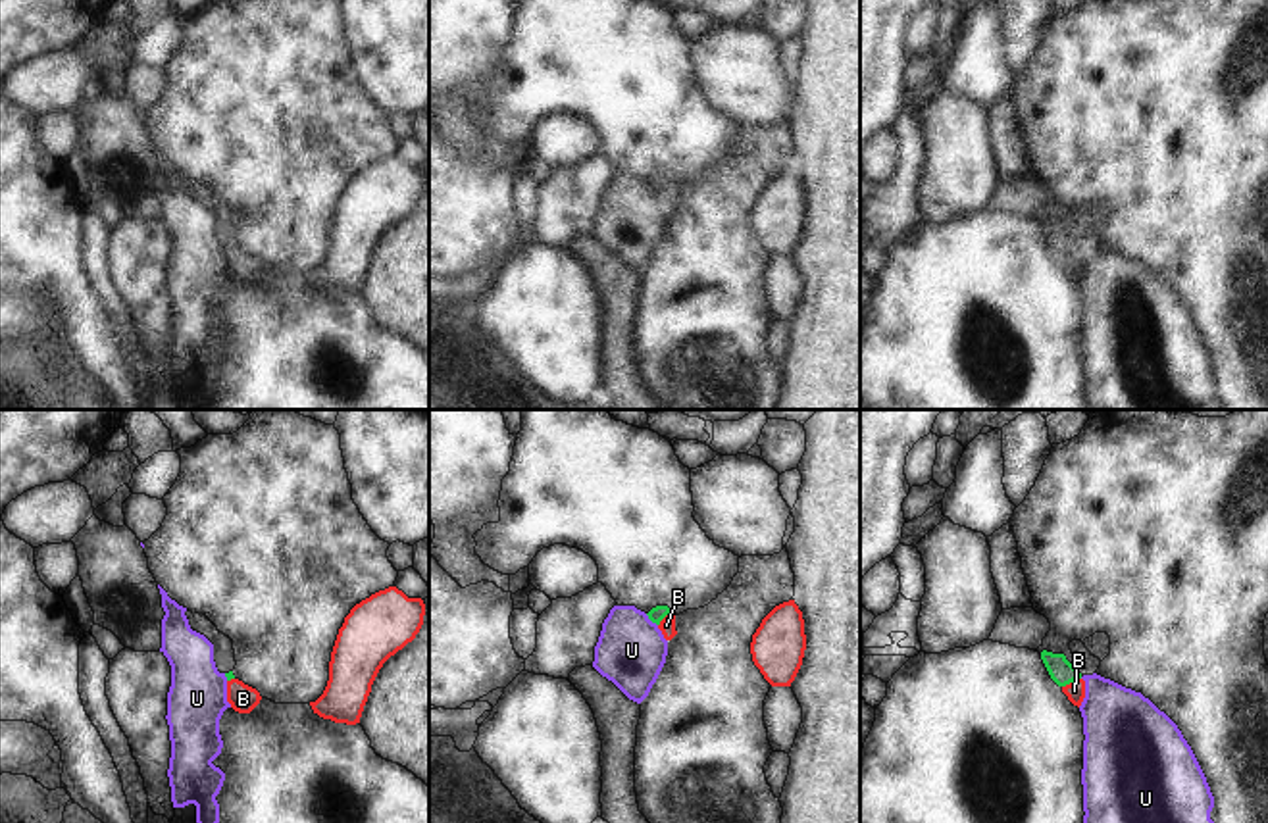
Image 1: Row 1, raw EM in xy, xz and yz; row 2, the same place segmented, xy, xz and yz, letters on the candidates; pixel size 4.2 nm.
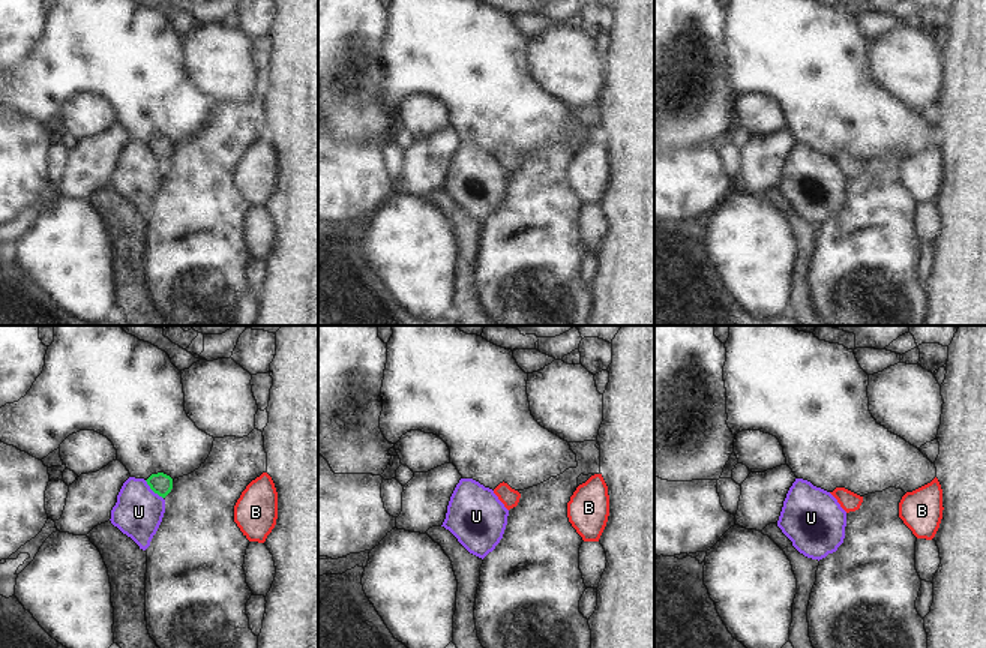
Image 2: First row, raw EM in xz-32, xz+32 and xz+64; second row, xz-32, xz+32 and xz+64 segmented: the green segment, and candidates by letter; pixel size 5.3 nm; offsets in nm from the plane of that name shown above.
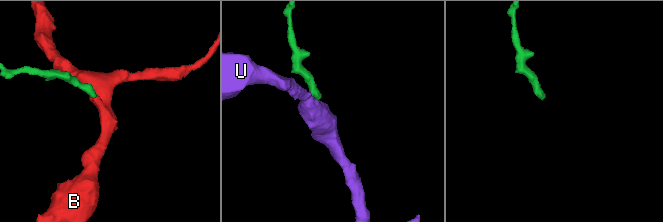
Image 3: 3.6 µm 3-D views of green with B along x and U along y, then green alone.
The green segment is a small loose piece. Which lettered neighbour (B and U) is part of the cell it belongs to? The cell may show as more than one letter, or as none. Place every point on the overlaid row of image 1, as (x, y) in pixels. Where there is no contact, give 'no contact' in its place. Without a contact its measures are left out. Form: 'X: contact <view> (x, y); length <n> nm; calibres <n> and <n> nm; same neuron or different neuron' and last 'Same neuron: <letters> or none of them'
B: contact yz (1070, 681); length 90 nm; calibres 100 and 80 nm; same neuron
U: contact xz (651, 620); length 80 nm; calibres 70 and 300 nm; different neuron
Same neuron: B

